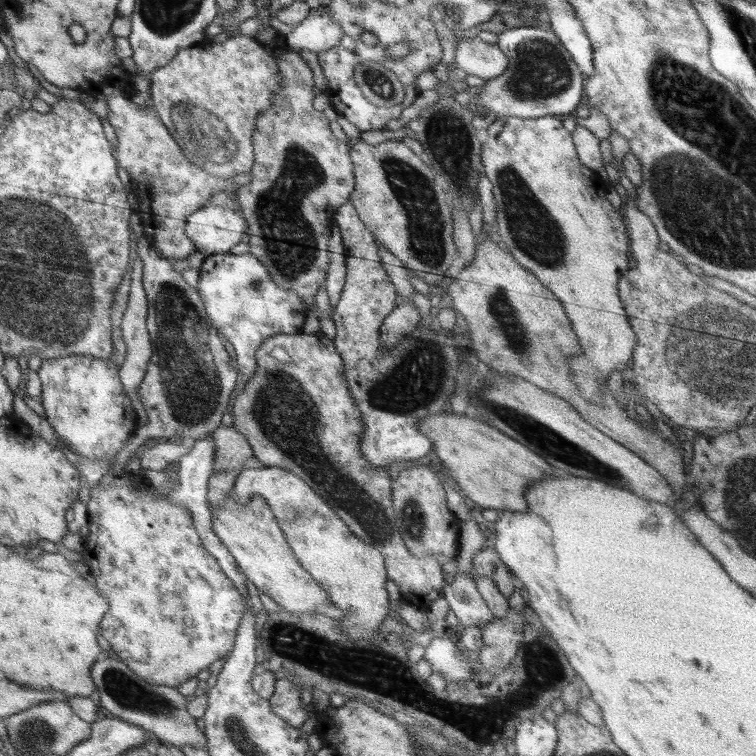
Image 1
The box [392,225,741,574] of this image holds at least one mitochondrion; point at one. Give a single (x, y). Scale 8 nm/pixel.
(550, 443)

